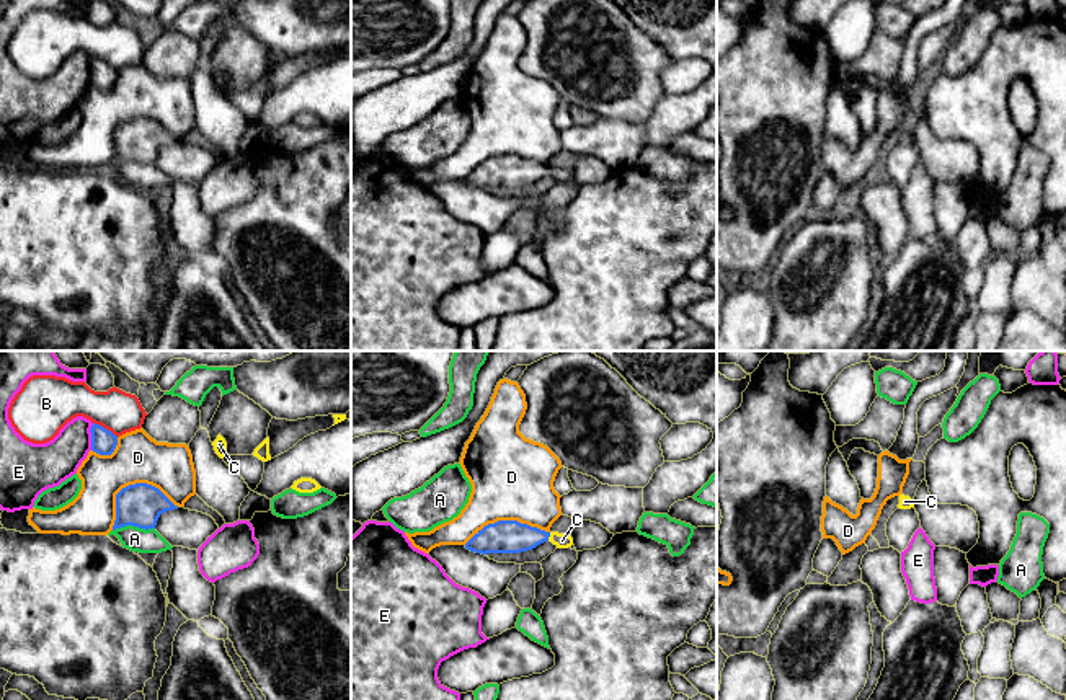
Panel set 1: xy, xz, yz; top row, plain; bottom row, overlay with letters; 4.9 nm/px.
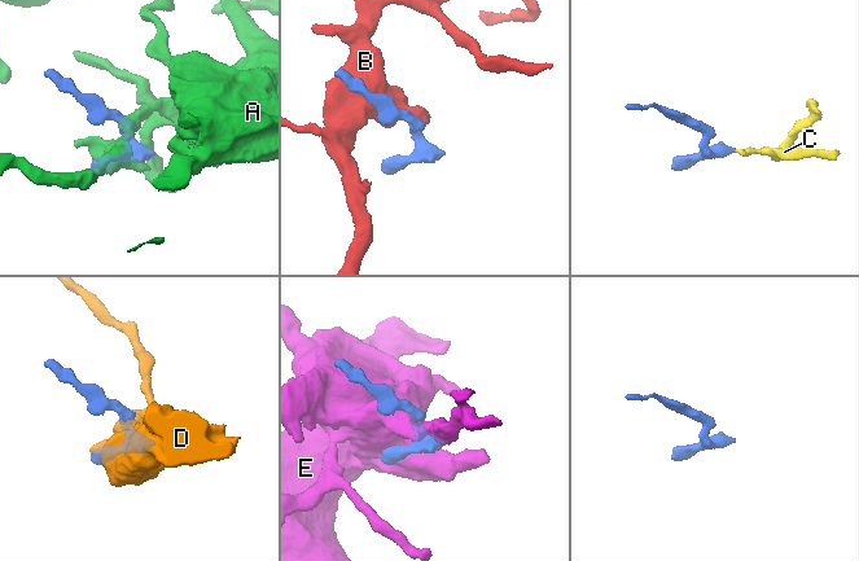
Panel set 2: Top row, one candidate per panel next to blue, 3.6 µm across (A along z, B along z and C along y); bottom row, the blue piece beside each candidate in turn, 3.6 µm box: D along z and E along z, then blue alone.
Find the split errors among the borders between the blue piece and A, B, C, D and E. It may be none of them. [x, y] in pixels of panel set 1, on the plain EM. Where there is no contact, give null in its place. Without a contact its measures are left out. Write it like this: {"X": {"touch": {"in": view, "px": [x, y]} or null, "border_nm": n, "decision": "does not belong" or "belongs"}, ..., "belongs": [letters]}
{"A": {"touch": {"in": "xy", "px": [133, 159]}, "border_nm": 200, "decision": "does not belong"}, "B": {"touch": {"in": "xy", "px": [106, 64]}, "border_nm": 150, "decision": "does not belong"}, "C": {"touch": {"in": "xz", "px": [549, 170]}, "border_nm": 50, "decision": "belongs"}, "D": {"touch": {"in": "xy", "px": [129, 119]}, "border_nm": 360, "decision": "does not belong"}, "E": {"touch": {"in": "xy", "px": [92, 70]}, "border_nm": 140, "decision": "does not belong"}, "belongs": ["C"]}

